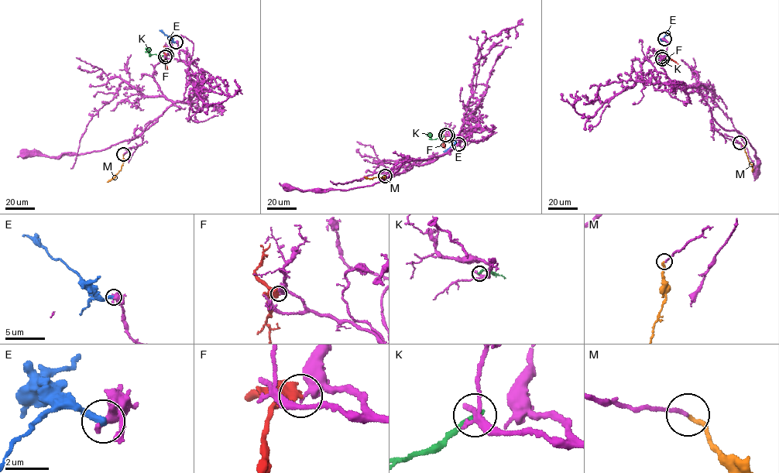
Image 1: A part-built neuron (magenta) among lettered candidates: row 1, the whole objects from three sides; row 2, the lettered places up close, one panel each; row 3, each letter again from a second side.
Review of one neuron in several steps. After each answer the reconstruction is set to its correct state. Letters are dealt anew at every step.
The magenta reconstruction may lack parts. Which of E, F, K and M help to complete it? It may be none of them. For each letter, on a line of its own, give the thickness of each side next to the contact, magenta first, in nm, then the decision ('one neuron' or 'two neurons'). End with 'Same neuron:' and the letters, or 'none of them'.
E: calibres 500 and 360 nm; two neurons
F: calibres 240 and 650 nm; two neurons
K: calibres 240 and 200 nm; two neurons
M: calibres 160 and 200 nm; one neuron
Same neuron: M

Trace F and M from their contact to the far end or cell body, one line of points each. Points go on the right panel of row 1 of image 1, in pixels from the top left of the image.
F: (661, 56), (678, 64)
M: (739, 142), (751, 165), (752, 172)

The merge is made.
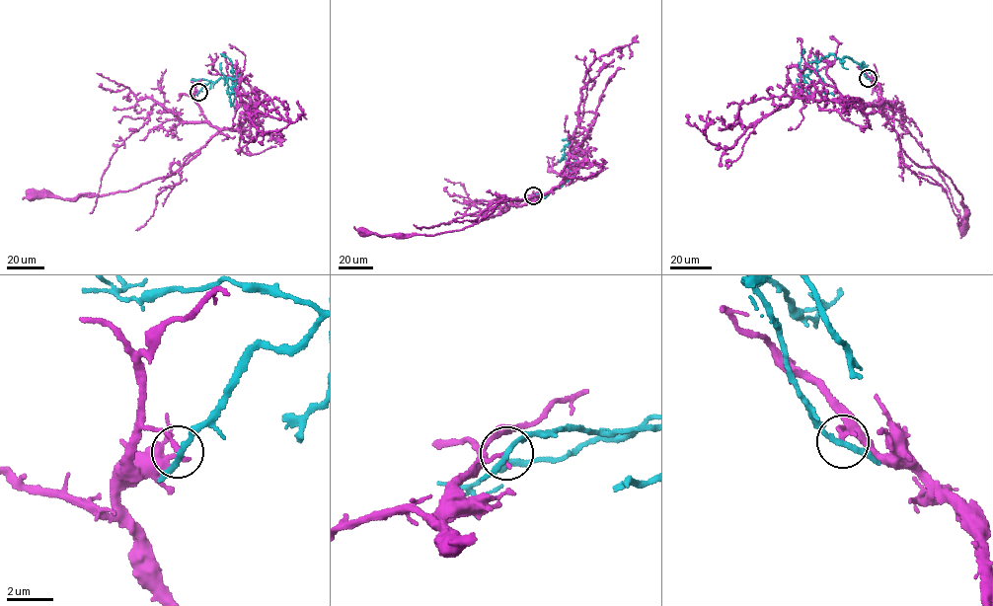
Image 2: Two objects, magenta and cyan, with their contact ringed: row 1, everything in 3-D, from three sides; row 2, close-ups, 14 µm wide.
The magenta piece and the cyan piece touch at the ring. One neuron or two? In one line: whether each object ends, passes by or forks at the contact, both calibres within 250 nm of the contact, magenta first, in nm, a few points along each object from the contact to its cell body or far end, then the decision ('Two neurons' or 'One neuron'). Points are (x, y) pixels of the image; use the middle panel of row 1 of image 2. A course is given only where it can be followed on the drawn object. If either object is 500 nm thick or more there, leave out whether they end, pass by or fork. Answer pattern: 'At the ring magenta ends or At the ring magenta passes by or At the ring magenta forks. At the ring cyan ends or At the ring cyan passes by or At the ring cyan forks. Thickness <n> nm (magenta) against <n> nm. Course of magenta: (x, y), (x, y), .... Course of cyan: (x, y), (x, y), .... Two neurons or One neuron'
At the ring magenta ends. At the ring cyan passes by. Thickness 220 nm (magenta) against 220 nm. Course of magenta: (533, 196), (527, 201), (545, 194), (497, 204), (472, 225), (459, 230), (397, 238), (363, 234), (364, 231). Course of cyan: (533, 196), (549, 193), (573, 176), (568, 169), (577, 151), (566, 154), (564, 159), (563, 156), (566, 162). Two neurons

